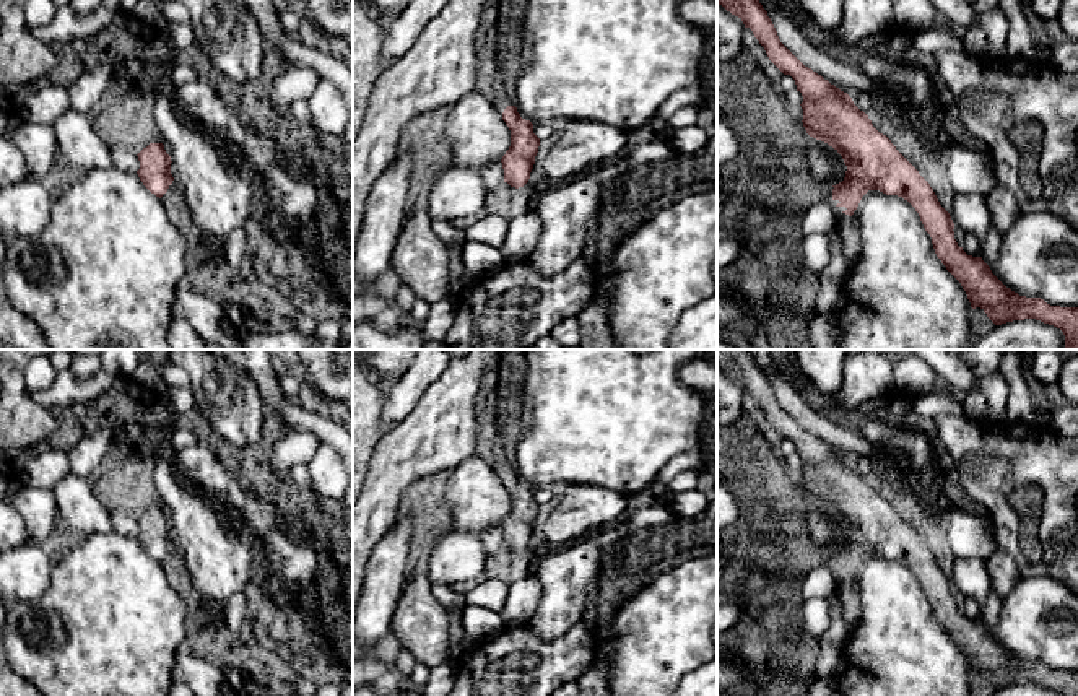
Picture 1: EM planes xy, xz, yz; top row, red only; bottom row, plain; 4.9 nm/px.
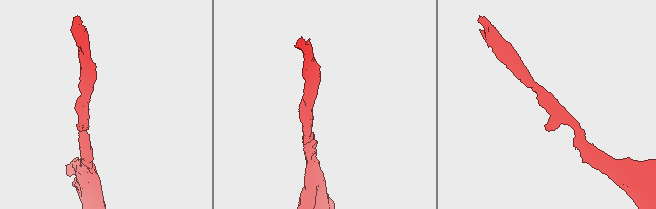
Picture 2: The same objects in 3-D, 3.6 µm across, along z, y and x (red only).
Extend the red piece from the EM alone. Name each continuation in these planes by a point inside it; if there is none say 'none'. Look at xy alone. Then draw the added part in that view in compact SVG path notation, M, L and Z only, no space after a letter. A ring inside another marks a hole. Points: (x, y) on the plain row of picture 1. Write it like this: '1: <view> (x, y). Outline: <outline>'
1: xy (247, 669). Outline: M172 545L167 556L161 561L166 576L176 592L187 605L185 613L185 649L213 663L223 678L223 683L236 696L291 696L296 693L294 678L296 670L291 663L285 662L276 652L267 650L255 637L252 621L244 618L237 633L231 631L226 620L208 623L202 610L202 598L195 590L185 563L177 545Z

